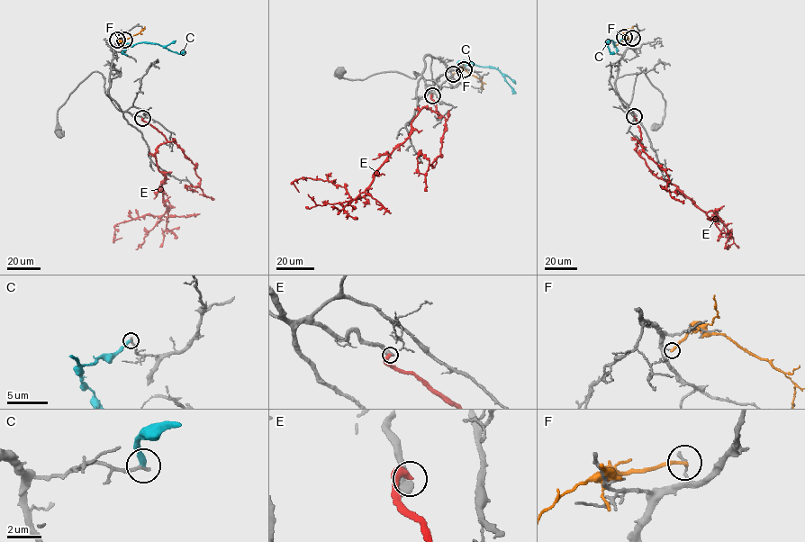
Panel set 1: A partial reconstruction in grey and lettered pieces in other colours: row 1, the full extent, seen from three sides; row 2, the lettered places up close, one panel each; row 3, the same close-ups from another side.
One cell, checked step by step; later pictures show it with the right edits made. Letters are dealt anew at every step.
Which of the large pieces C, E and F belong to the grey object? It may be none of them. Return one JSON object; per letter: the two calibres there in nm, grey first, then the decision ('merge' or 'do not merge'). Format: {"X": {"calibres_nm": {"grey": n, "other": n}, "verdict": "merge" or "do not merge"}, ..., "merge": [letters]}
{"C": {"calibres_nm": {"grey": 220, "other": 320}, "verdict": "do not merge"}, "E": {"calibres_nm": {"grey": 500, "other": 340}, "verdict": "merge"}, "F": {"calibres_nm": {"grey": 160, "other": 220}, "verdict": "do not merge"}, "merge": ["E"]}

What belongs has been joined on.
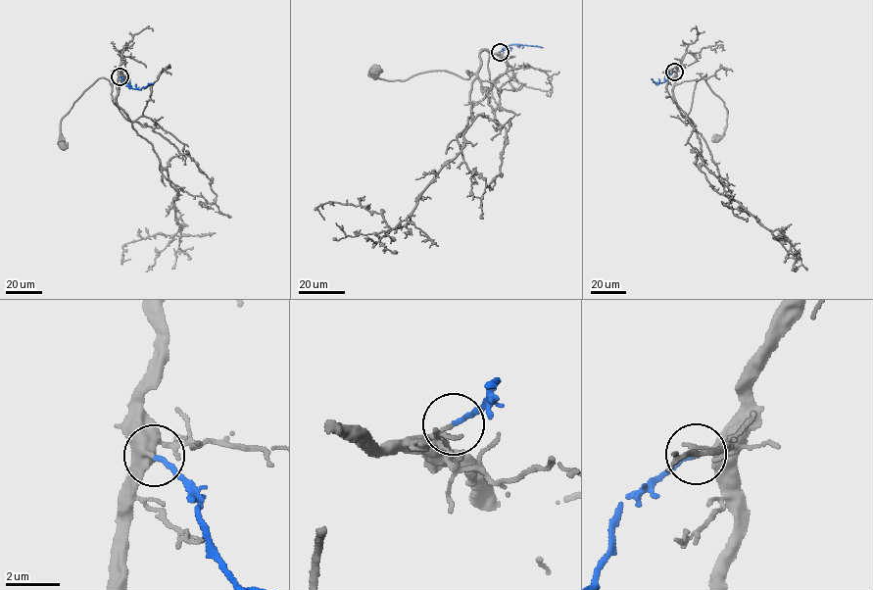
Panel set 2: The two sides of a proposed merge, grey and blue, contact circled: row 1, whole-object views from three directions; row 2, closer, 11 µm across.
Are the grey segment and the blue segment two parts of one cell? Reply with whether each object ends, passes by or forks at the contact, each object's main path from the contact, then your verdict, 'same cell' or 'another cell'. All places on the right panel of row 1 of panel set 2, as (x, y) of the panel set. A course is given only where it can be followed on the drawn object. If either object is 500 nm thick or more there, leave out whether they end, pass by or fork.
grey ends | blue ends | grey via (674, 72), (673, 97), (685, 116), (696, 83), (706, 73), (706, 81), (727, 111), (723, 135), (716, 137) | blue via (674, 72), (661, 82), (655, 84), (651, 78) | same cell

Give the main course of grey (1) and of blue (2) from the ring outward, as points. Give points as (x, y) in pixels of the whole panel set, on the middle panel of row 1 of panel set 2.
1: (500, 51), (481, 51), (468, 78), (429, 71), (387, 80), (371, 76), (375, 70)
2: (500, 51), (509, 45), (543, 47)

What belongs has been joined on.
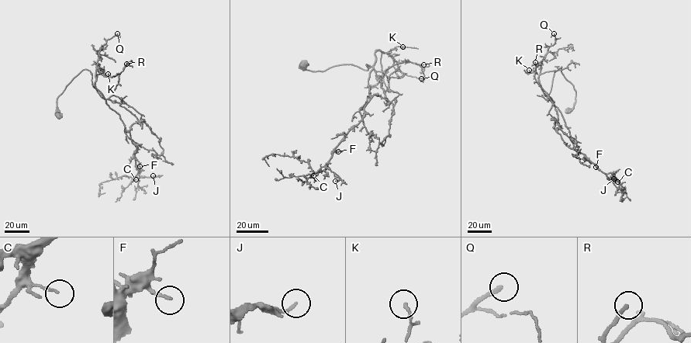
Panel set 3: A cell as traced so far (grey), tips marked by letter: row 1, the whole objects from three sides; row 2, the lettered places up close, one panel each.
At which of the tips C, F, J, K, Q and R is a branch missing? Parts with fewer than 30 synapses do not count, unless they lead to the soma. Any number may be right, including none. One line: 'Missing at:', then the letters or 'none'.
Missing at: Q, R

